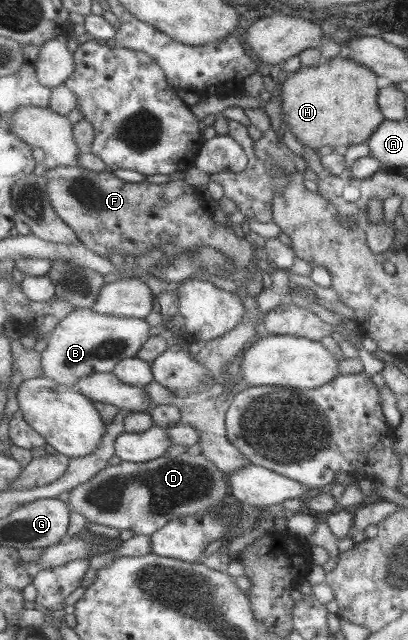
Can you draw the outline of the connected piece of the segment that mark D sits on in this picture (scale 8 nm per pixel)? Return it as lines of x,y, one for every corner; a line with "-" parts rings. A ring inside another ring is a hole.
183,452
144,463
121,461
117,465
108,464
90,481
78,484
70,492
67,504
74,513
81,513
92,523
152,536
173,519
220,507
230,493
226,472
201,453
190,455

